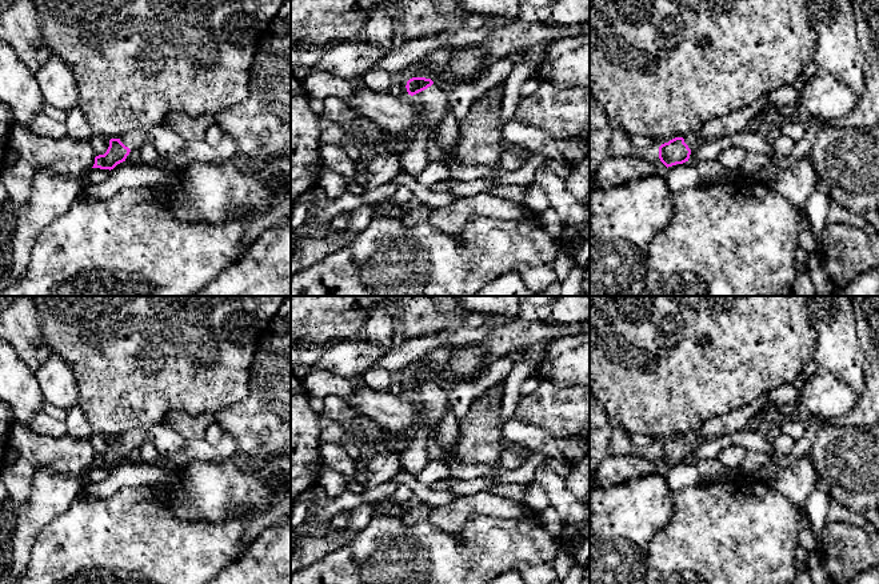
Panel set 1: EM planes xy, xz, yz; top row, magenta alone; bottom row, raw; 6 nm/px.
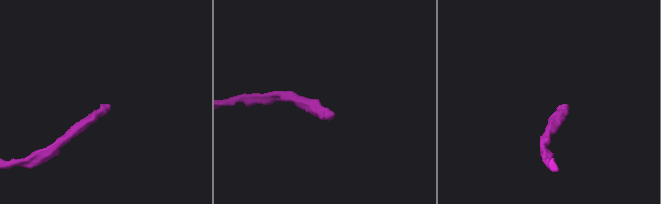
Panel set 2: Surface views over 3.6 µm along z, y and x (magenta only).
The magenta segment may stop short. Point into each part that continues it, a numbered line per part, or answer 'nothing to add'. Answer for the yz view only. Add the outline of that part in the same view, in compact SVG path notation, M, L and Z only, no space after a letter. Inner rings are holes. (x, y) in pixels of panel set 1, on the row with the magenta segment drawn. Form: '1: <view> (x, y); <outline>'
1: yz (692, 140); M691 132L687 136L684 136L683 139L690 149L694 149L698 145L700 145L702 143L704 143L704 140L700 137L699 132Z

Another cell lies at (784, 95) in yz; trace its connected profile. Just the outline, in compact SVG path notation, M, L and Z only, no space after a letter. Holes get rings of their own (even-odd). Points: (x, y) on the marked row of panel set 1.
M784 84L768 93L770 105L786 107L798 103L799 92L794 88L792 84Z

